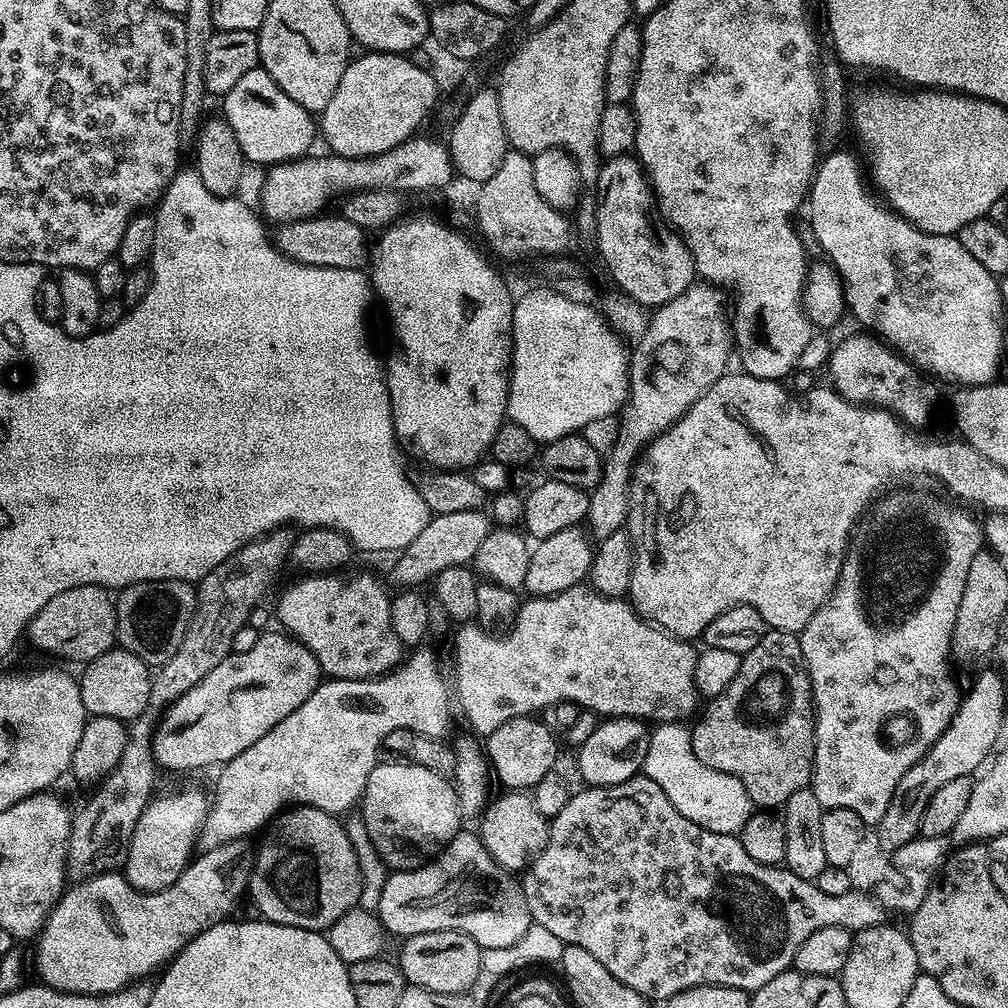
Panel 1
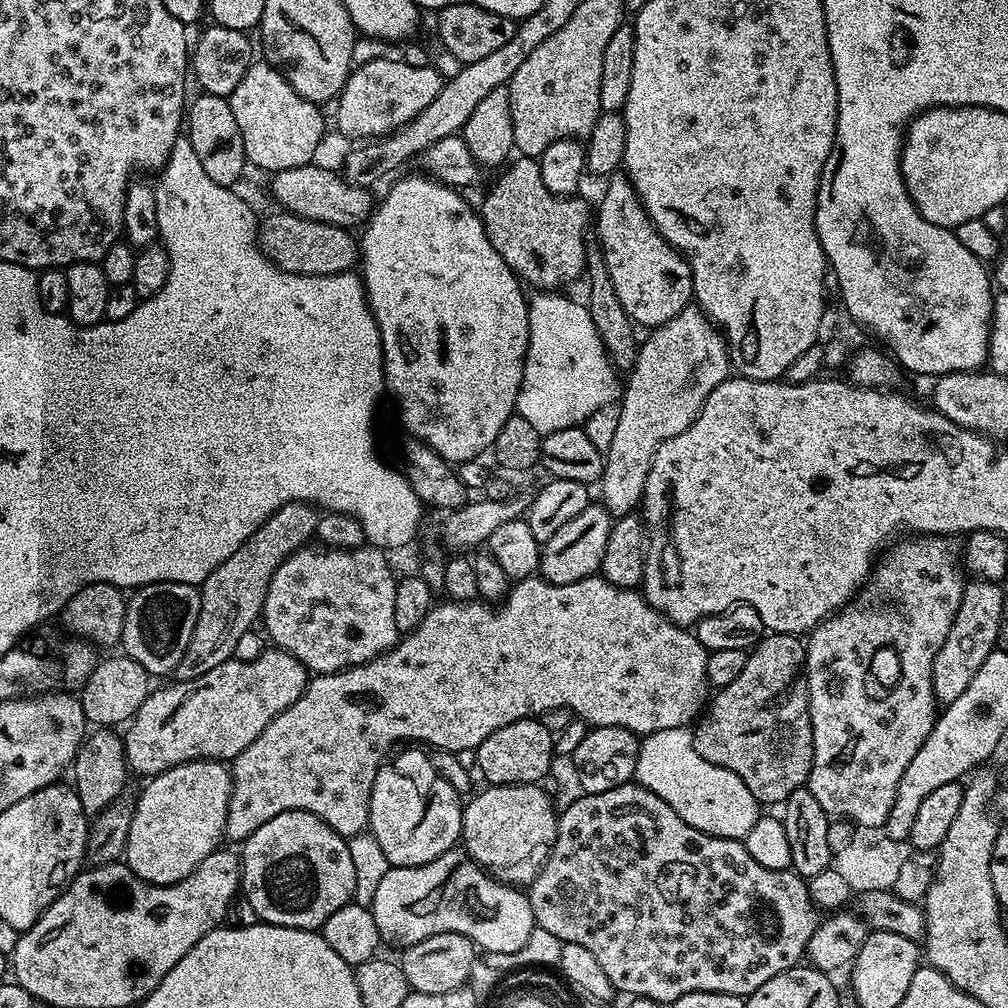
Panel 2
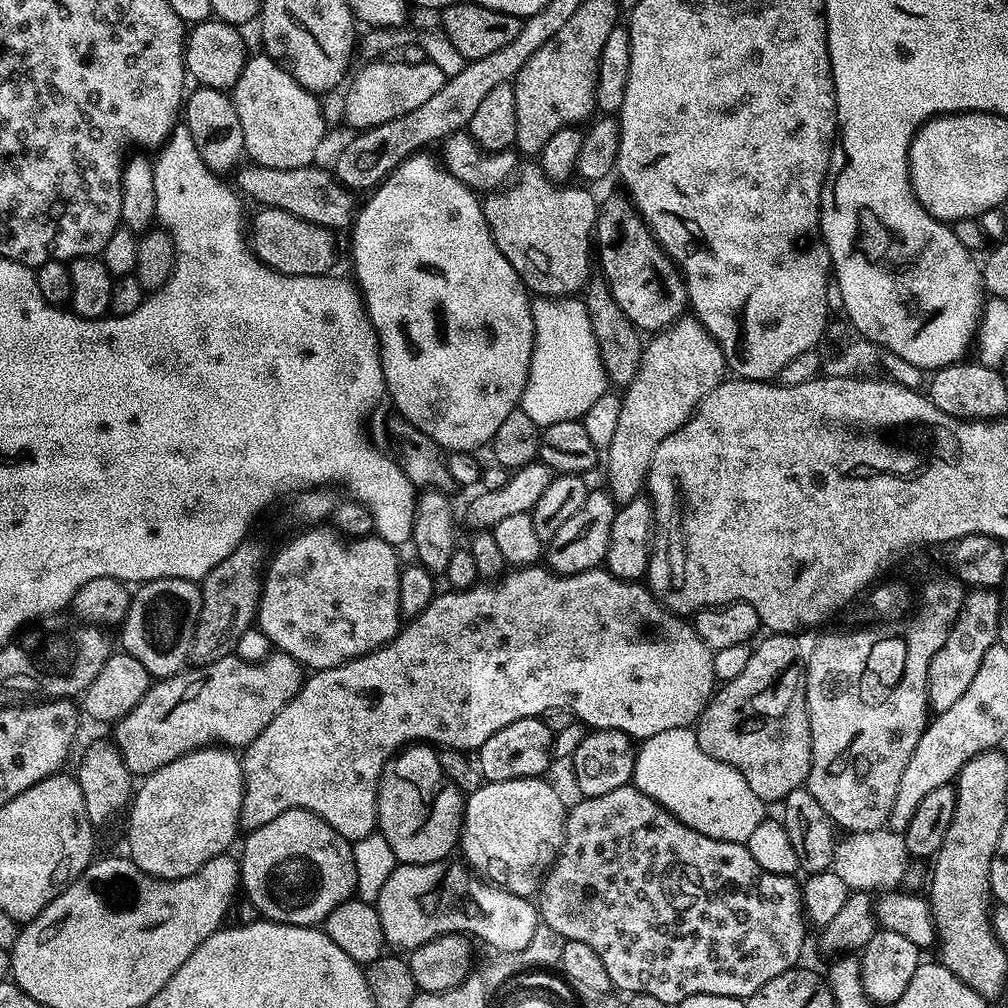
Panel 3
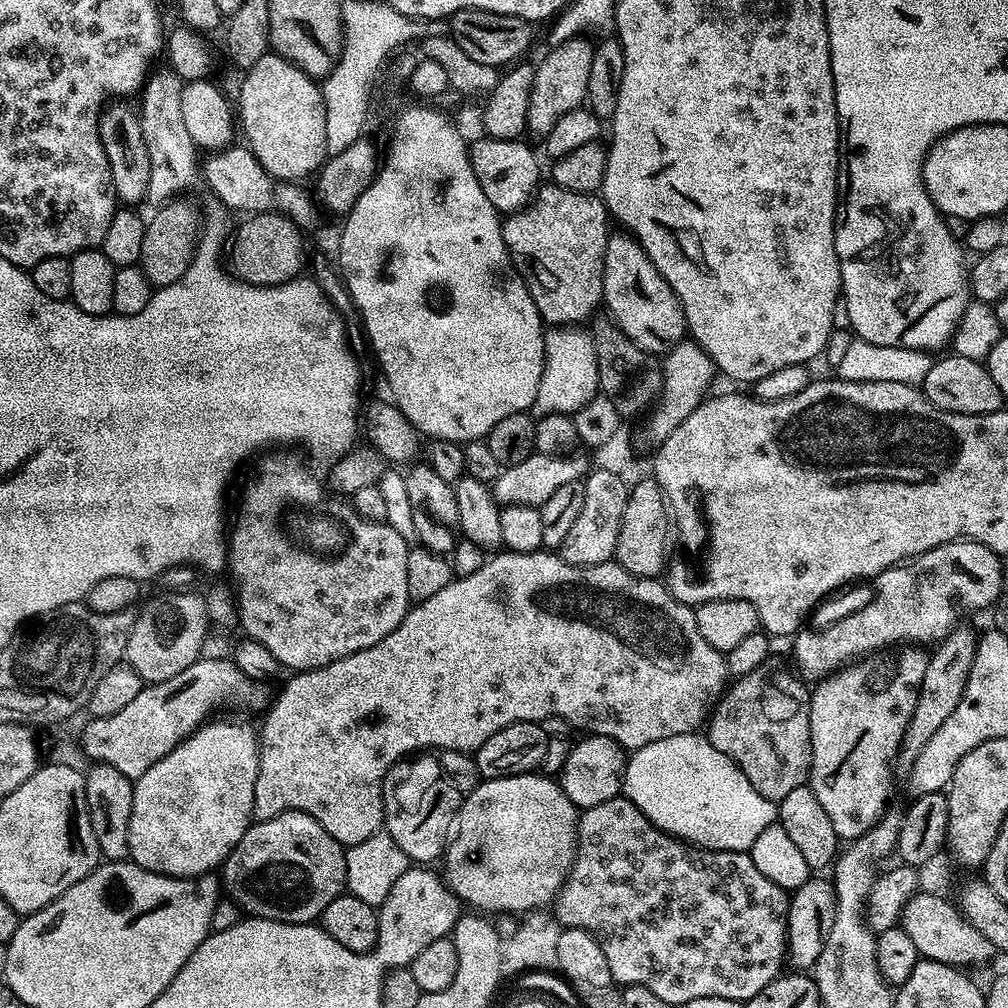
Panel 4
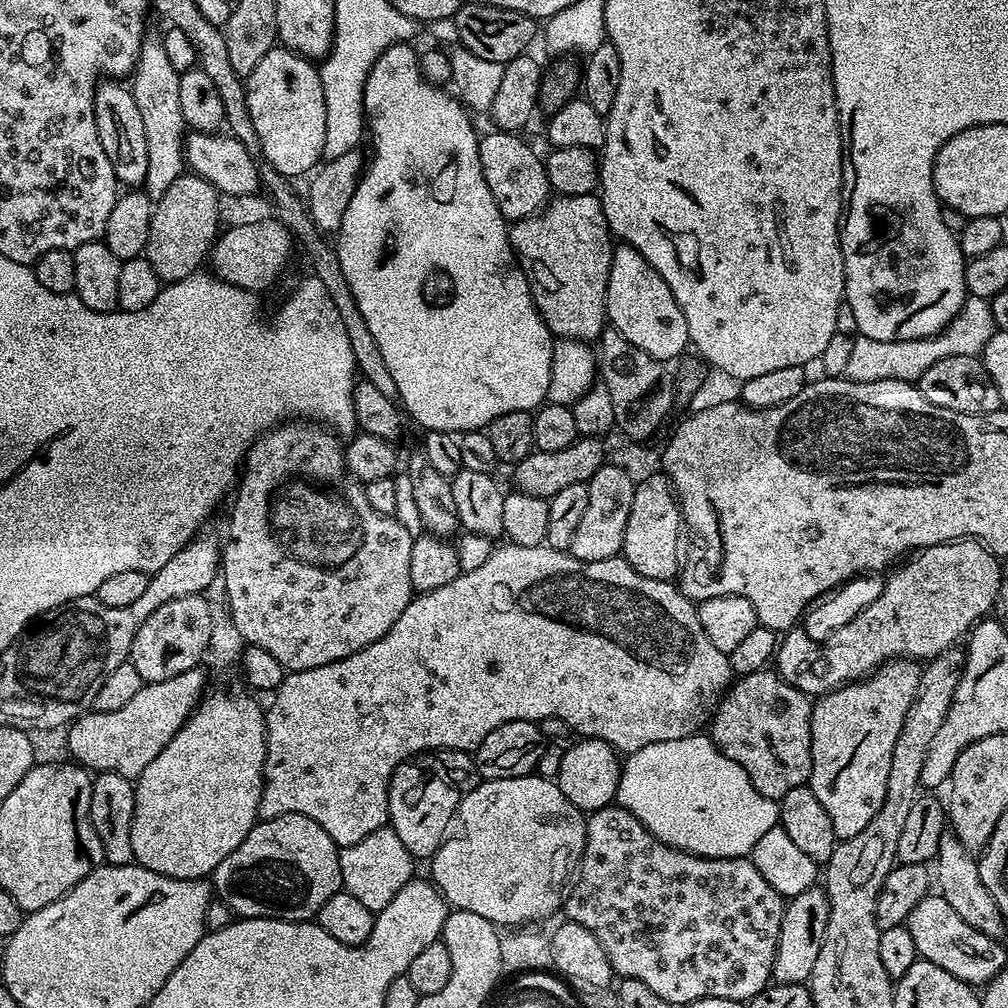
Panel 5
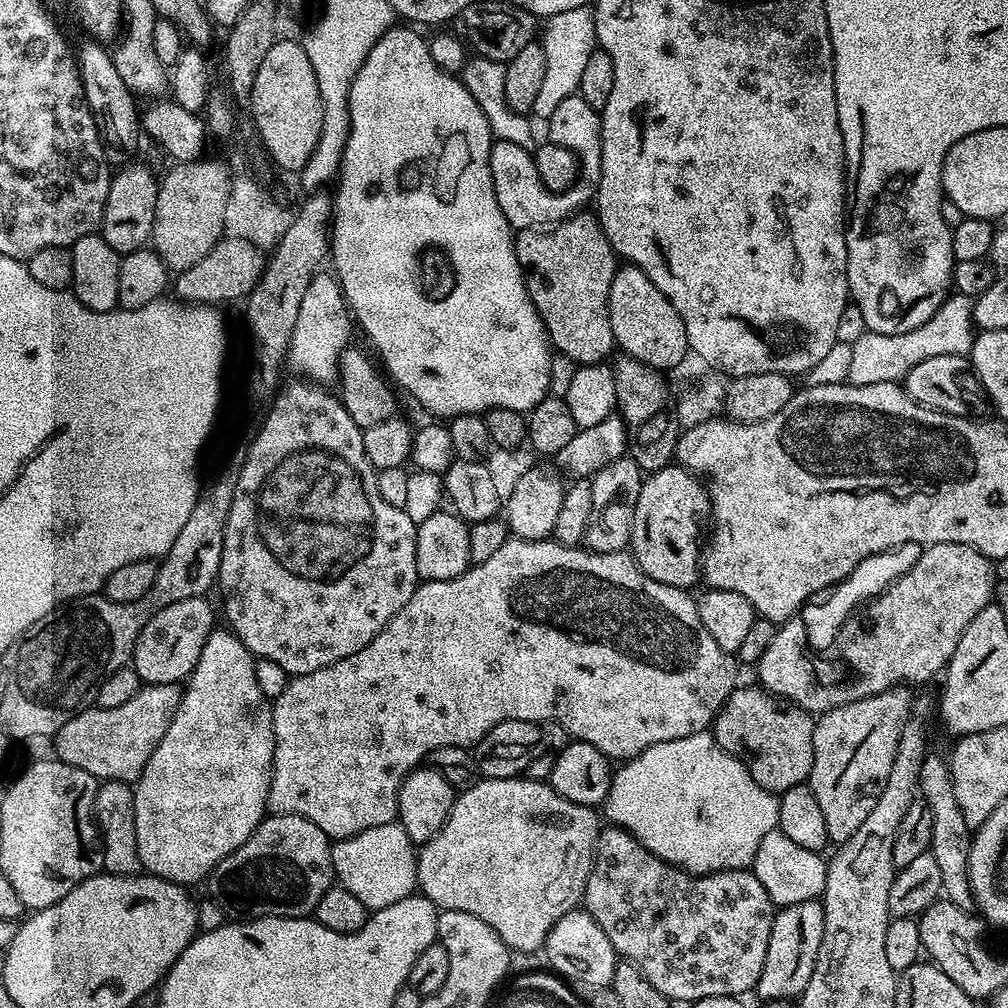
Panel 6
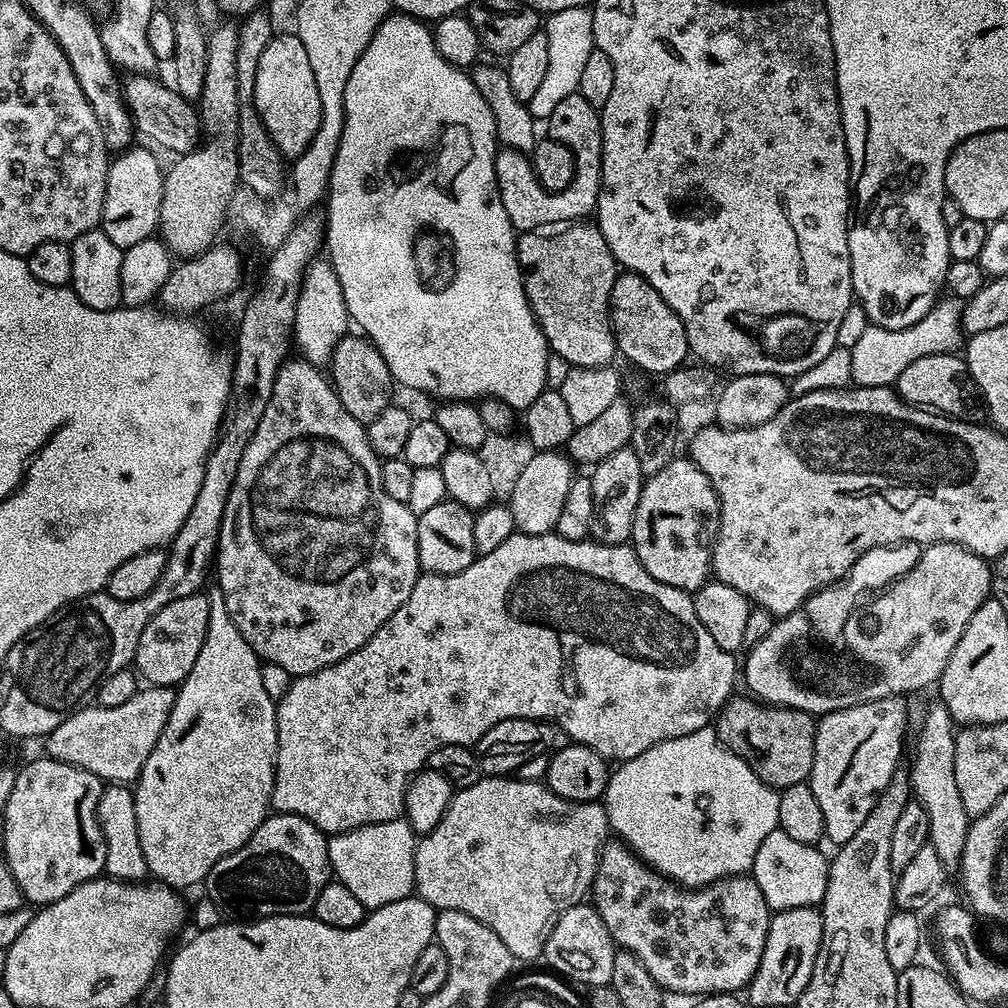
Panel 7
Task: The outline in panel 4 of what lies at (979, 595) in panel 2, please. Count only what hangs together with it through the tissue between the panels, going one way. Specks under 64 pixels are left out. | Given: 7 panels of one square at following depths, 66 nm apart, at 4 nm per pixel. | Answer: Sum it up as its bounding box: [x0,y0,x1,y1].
[898,627,978,770]

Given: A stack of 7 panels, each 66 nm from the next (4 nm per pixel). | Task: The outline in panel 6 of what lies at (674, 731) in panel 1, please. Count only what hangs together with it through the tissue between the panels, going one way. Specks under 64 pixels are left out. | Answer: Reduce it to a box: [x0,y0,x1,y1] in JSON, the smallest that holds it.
[602,730,780,874]

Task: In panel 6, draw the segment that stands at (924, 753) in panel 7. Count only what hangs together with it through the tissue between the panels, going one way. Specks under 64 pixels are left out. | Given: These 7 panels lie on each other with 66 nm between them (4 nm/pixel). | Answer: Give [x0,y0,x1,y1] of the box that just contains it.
[918,754,974,909]

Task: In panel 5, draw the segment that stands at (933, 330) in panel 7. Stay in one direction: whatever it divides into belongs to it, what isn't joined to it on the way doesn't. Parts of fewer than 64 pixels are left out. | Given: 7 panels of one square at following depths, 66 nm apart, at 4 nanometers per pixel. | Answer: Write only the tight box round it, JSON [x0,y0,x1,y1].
[844,296,997,382]

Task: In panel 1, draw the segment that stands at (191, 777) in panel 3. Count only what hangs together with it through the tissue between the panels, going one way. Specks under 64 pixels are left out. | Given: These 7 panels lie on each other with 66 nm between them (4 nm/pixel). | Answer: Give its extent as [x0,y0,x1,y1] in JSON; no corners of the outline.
[122,788,209,892]

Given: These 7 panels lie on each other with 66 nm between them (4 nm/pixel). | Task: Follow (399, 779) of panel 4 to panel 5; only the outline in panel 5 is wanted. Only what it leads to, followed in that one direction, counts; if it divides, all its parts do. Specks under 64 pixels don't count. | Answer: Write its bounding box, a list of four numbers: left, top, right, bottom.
[388,762,461,858]

